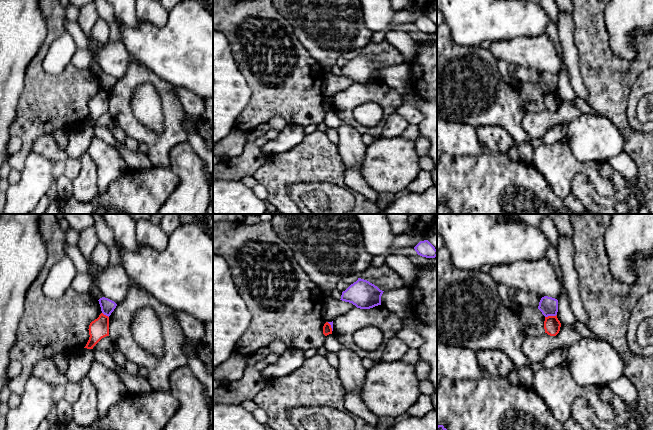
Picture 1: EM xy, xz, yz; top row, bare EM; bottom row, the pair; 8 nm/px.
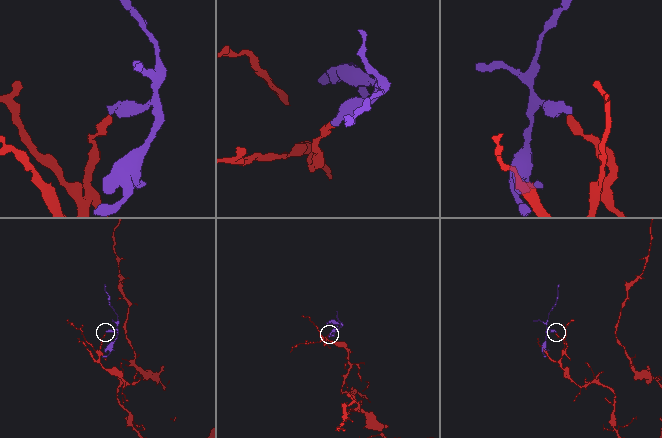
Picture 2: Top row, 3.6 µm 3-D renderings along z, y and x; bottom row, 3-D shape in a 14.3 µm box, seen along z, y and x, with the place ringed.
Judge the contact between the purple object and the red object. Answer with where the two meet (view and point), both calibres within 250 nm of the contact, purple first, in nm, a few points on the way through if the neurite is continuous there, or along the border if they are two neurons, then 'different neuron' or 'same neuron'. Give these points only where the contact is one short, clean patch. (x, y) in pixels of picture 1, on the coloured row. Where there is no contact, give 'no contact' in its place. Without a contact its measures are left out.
yz (550, 315) | 150/130 nm | along yz (556, 314), (545, 317) | different neuron

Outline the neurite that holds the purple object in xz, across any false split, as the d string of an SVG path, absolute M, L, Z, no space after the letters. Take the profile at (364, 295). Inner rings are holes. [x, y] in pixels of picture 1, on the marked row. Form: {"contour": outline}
{"contour": "M358 278L342 292L342 301L352 303L360 309L370 309L381 305L381 296L384 291L367 280Z"}

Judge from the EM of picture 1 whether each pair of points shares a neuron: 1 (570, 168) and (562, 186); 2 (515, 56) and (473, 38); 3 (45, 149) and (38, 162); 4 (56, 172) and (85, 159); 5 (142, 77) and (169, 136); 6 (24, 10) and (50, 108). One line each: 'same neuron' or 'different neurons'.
1: same neuron
2: different neurons
3: different neurons
4: different neurons
5: same neuron
6: different neurons

